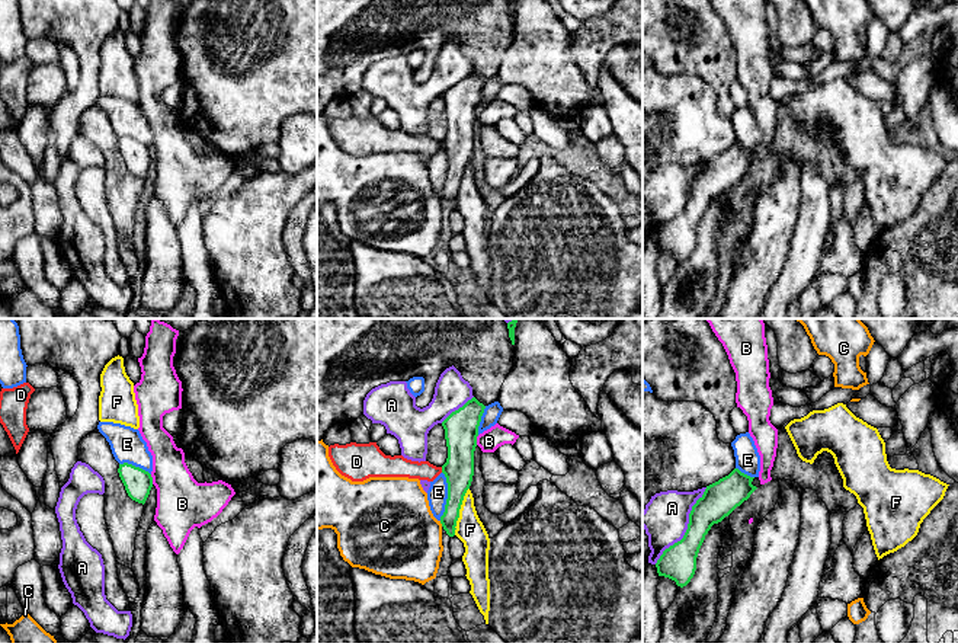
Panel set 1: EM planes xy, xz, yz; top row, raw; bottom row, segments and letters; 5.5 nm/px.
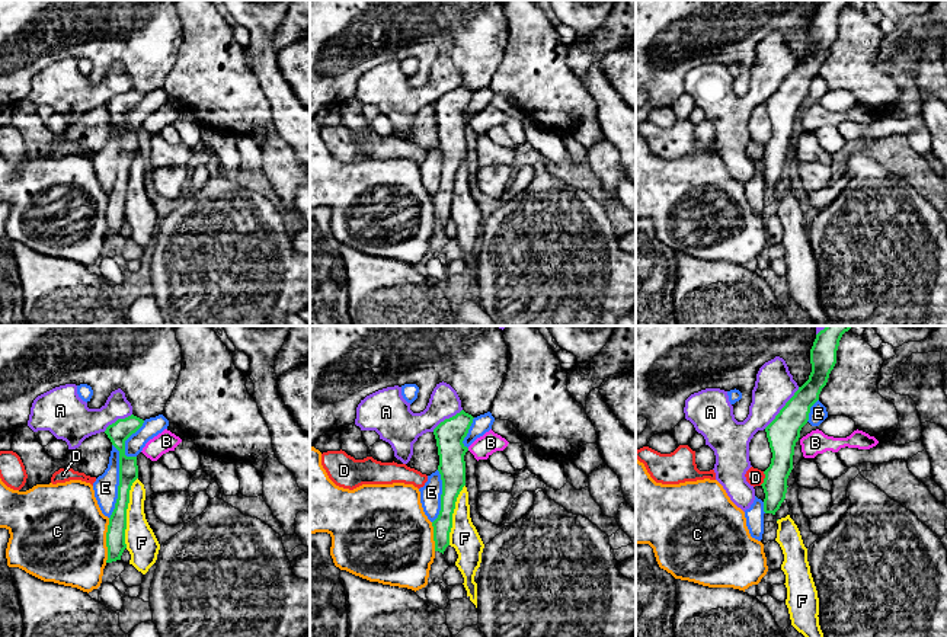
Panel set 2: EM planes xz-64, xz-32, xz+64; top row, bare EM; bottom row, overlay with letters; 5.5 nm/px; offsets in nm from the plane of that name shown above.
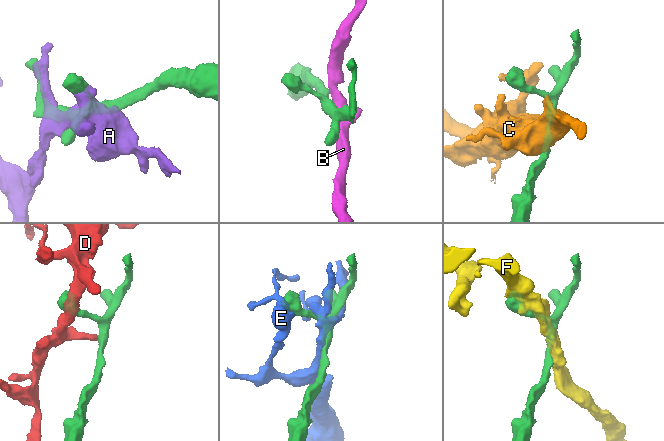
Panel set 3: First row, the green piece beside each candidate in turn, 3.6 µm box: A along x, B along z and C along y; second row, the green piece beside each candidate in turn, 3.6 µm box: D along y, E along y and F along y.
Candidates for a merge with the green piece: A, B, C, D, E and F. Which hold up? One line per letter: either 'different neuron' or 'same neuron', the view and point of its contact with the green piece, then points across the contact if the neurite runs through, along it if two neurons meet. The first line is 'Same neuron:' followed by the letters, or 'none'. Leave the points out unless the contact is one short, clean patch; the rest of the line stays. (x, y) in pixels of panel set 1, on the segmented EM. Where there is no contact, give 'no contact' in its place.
Same neuron: none
A: different neuron; meets green in yz at (688, 528)
B: different neuron; meets green in xy at (151, 479); border along xy (150, 474), (153, 483)
C: different neuron; meets green in xz at (441, 522)
D: different neuron; meets green in xz at (442, 470)
E: different neuron; meets green in xz at (448, 496)
F: different neuron; meets green in xz at (458, 511); border along xz (468, 488), (454, 534)

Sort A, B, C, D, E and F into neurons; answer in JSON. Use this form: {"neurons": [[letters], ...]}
{"neurons": [["A"], ["B"], ["C"], ["D"], ["E"], ["F"]]}

